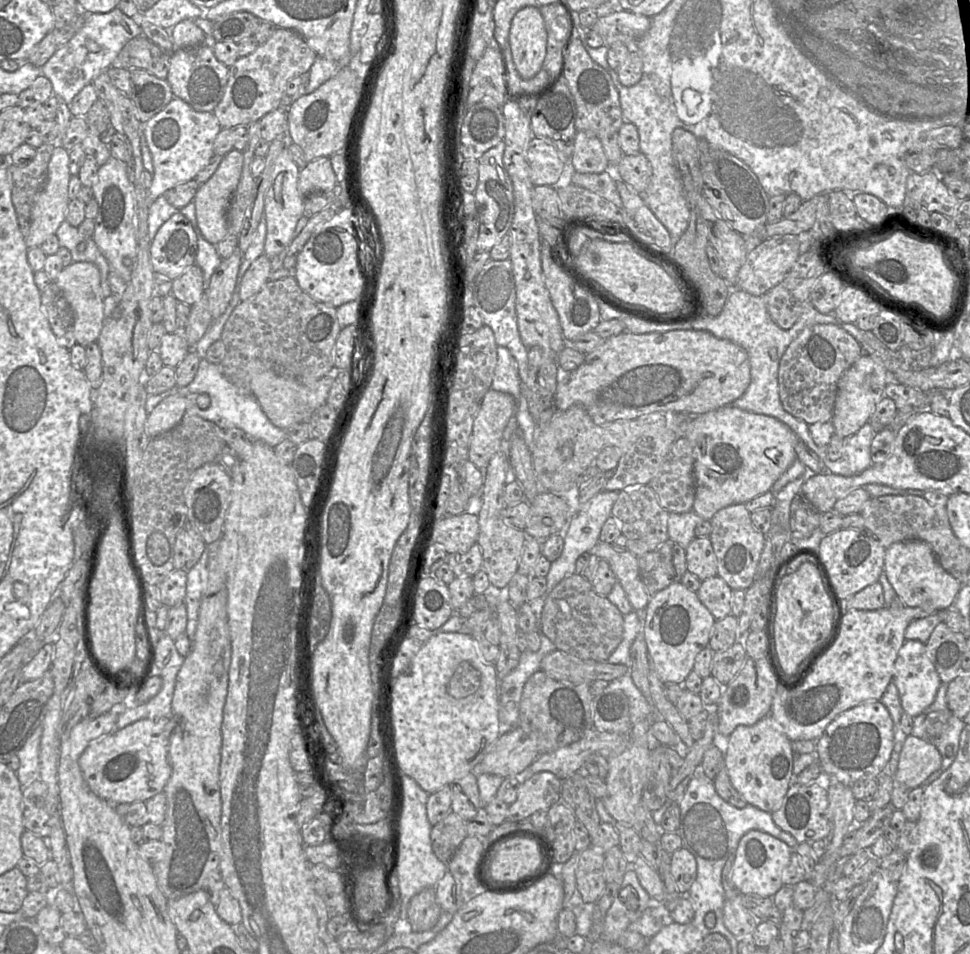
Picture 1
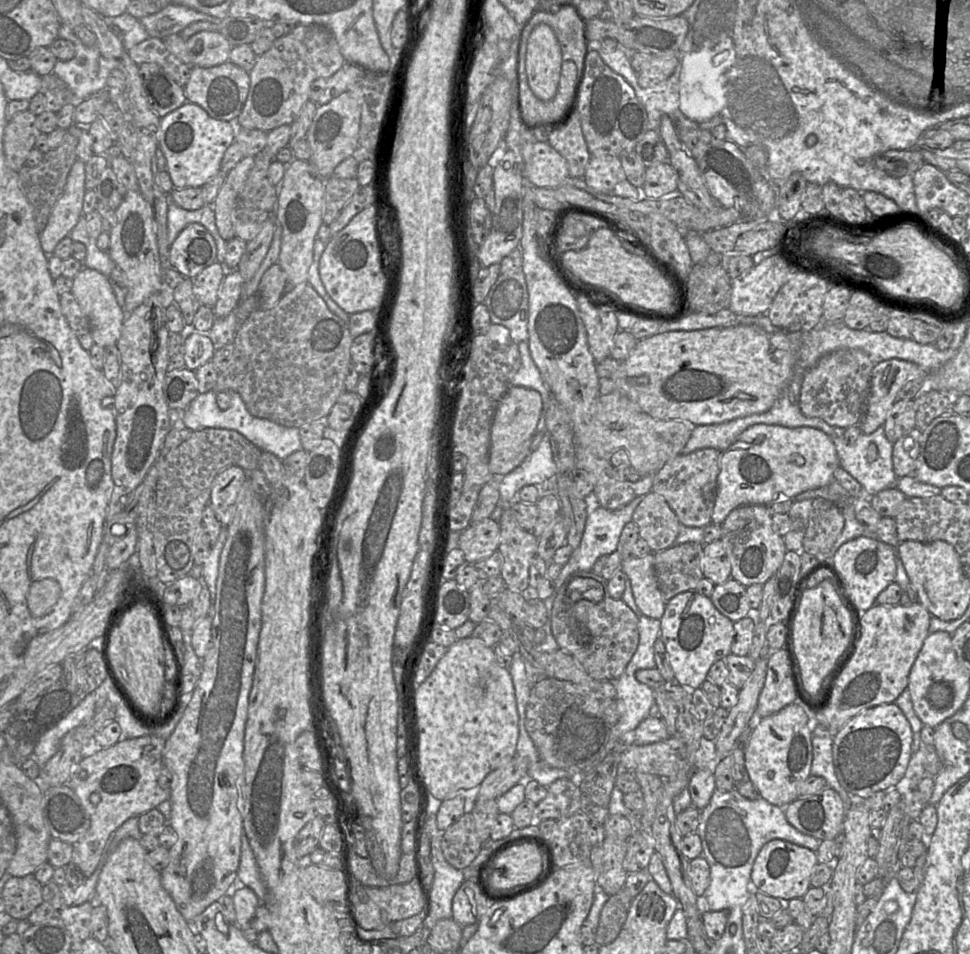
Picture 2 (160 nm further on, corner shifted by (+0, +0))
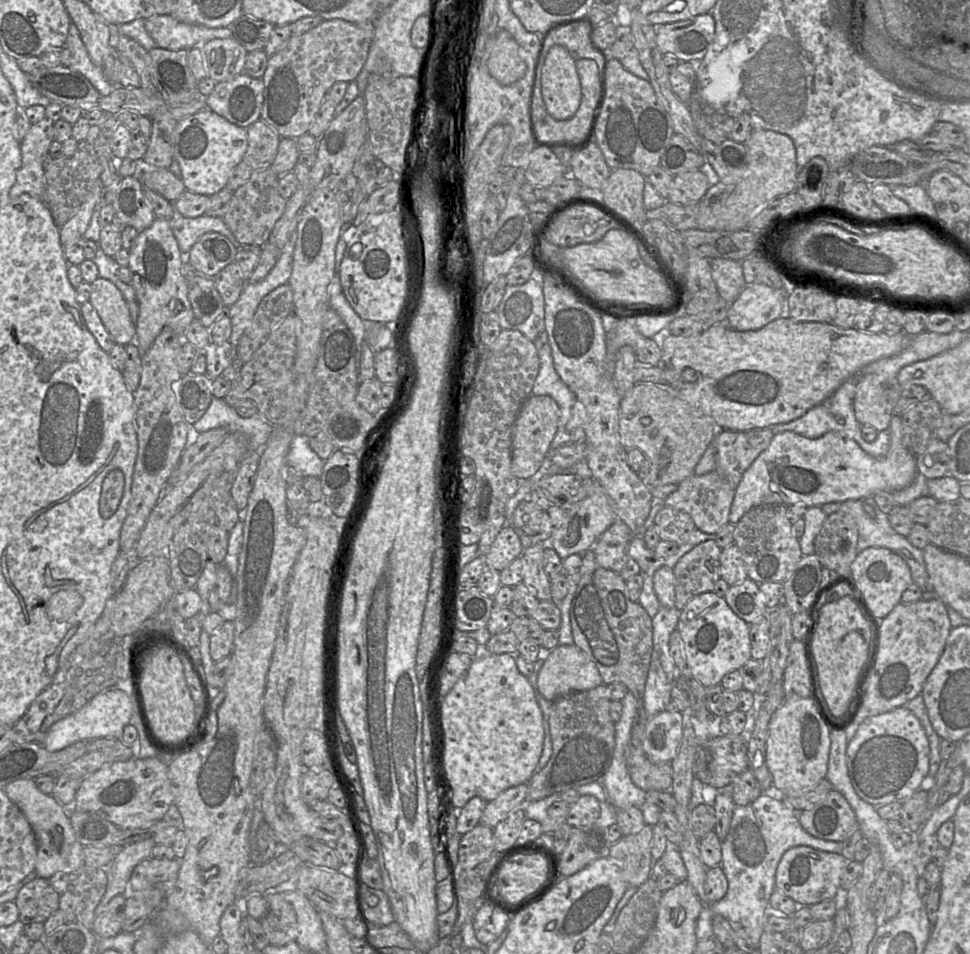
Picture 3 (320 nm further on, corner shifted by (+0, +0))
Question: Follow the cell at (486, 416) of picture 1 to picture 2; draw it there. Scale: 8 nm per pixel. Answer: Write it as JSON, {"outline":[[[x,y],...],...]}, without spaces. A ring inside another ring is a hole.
{"outline":[[[515,385],[502,397],[495,410],[490,430],[489,468],[494,477],[502,477],[512,472],[530,455],[531,443],[544,405],[538,391]]]}

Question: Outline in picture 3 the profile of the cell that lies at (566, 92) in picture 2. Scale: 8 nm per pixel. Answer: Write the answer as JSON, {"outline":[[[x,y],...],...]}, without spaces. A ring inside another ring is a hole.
{"outline":[[[579,59],[575,61],[575,64],[580,79],[582,98],[577,112],[573,117],[567,120],[555,120],[547,112],[541,94],[541,69],[543,66],[538,66],[538,60],[535,68],[535,91],[531,99],[531,119],[538,139],[555,147],[584,147],[589,142],[591,135],[595,130],[595,125],[600,112],[603,98],[603,68],[599,68],[598,64],[590,59]]]}

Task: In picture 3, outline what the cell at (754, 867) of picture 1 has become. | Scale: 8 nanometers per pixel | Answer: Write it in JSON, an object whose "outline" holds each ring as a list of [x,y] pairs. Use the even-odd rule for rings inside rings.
{"outline":[[[796,846],[784,853],[775,874],[776,888],[792,898],[799,906],[811,906],[826,900],[839,900],[845,892],[841,888],[842,873],[849,860],[840,853],[830,853],[809,846]]]}

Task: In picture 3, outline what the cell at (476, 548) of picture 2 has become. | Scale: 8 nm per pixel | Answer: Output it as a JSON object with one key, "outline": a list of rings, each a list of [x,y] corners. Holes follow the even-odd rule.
{"outline":[[[506,525],[496,536],[489,551],[482,555],[482,559],[487,569],[500,572],[520,557],[523,551],[524,547],[515,528]]]}

